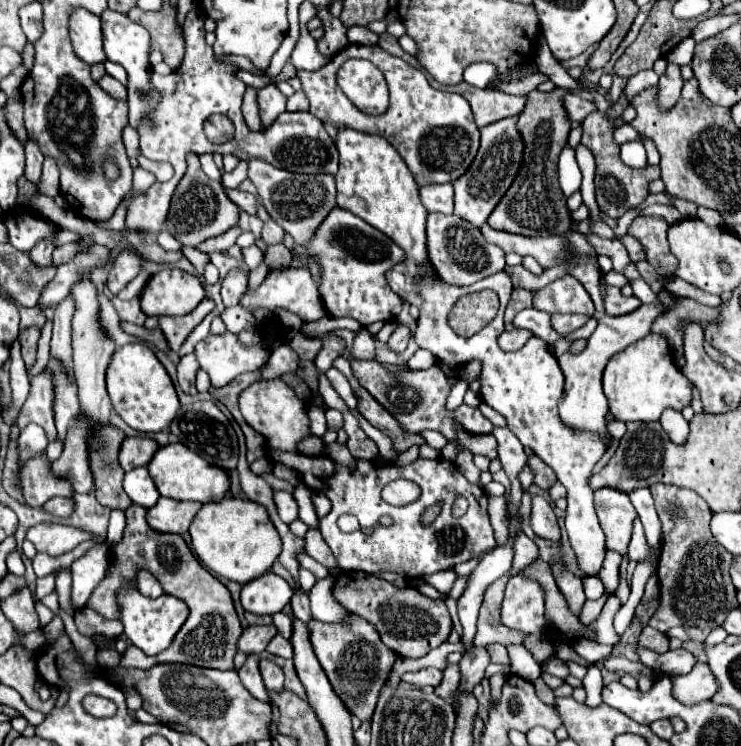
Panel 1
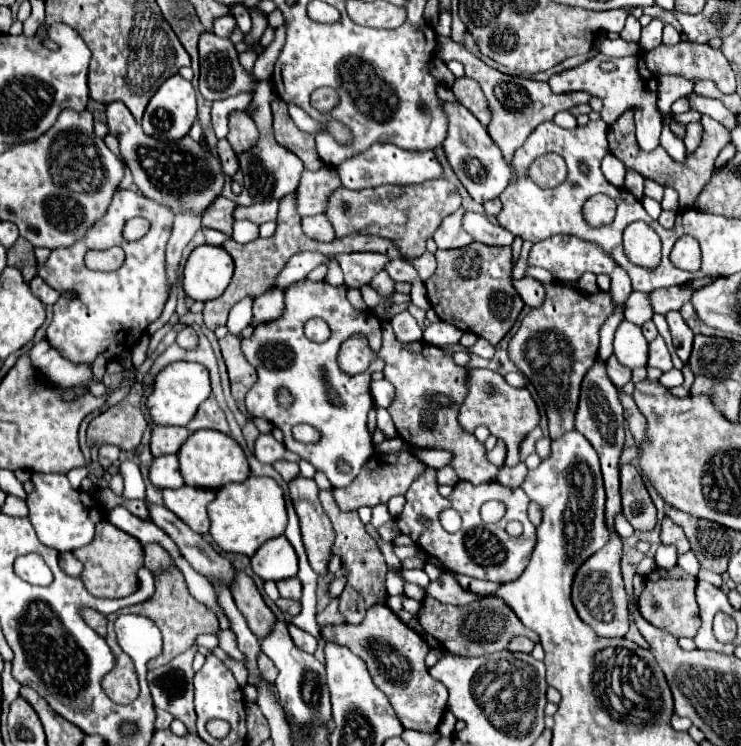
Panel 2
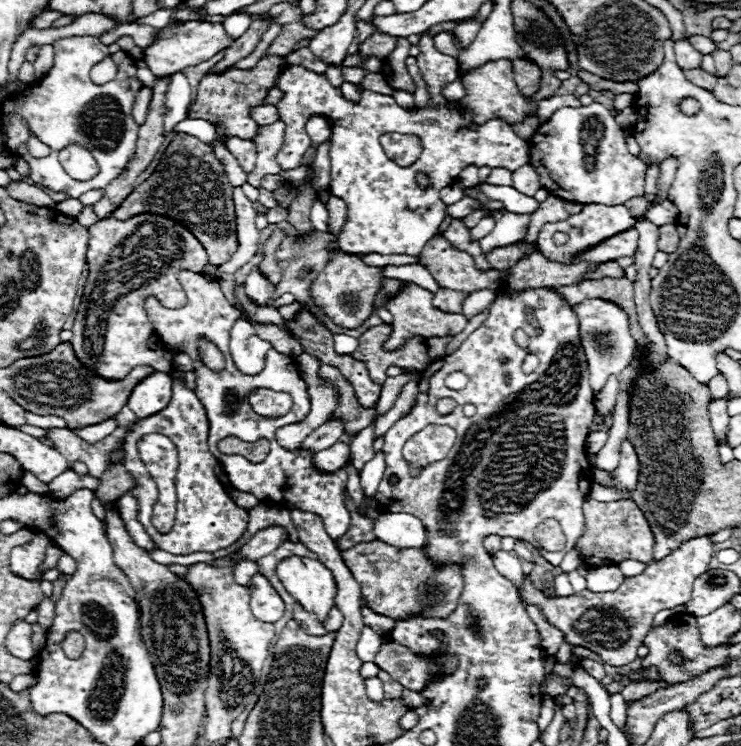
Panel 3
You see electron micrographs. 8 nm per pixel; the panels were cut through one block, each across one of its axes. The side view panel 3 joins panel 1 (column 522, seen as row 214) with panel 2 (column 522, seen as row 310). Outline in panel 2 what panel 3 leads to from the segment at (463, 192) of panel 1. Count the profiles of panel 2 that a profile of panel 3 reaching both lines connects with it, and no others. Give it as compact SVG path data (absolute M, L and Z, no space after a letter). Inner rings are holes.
M438 36L436 56L440 60L444 60L444 62L450 62L450 60L462 62L464 68L466 68L466 76L472 78L472 80L476 80L480 84L482 92L488 98L490 112L492 112L492 122L488 126L488 134L498 144L498 148L502 150L502 154L508 160L508 164L512 160L514 150L520 148L526 142L526 138L530 136L530 132L538 124L542 124L546 120L552 120L554 114L560 112L560 110L570 110L570 108L574 108L574 106L590 100L590 94L588 92L554 94L546 82L538 82L538 80L528 80L528 78L518 78L518 76L502 74L502 72L486 66L480 58L476 58L474 54L470 54L464 46L456 44L452 38Z

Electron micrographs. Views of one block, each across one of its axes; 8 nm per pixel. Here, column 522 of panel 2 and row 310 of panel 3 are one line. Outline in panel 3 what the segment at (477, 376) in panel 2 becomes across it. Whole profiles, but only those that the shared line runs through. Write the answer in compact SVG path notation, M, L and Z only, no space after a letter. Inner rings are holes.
M408 282L404 292L400 292L396 298L392 298L386 308L390 310L390 314L394 316L394 322L392 322L392 334L390 334L390 340L384 344L386 350L396 350L402 346L402 342L406 338L412 338L412 336L424 336L424 338L434 338L434 336L454 336L458 332L464 330L466 326L466 316L464 314L444 314L436 308L432 308L432 292Z

